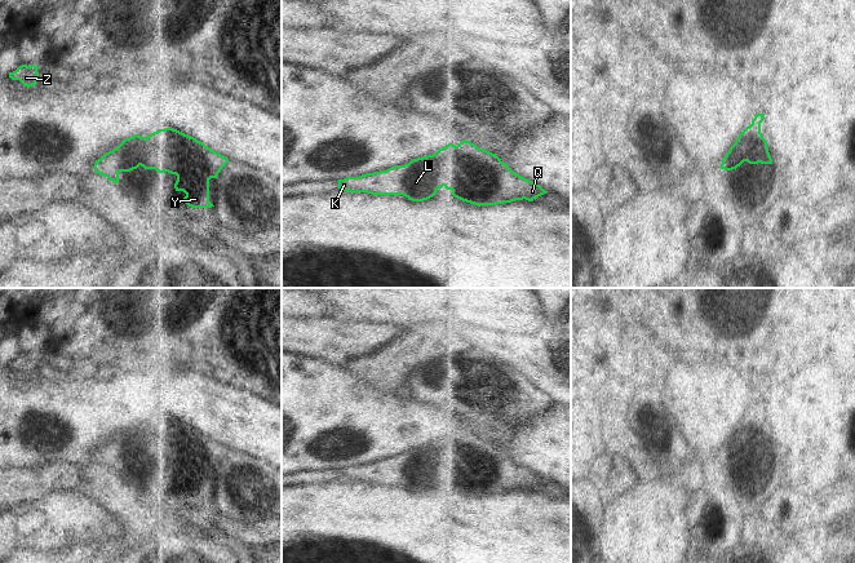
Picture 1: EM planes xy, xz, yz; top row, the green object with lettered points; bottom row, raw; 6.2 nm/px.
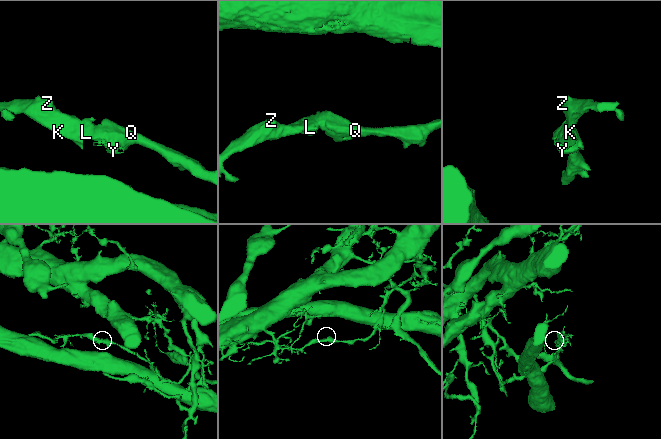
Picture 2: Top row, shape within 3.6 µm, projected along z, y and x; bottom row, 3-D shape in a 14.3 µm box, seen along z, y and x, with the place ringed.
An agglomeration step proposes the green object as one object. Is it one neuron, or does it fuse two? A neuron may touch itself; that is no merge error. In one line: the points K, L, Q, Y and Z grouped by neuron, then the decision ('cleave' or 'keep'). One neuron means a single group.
groups K L Q Y Z; keep

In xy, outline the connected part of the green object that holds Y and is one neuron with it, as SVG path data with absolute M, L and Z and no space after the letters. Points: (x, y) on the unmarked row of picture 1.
M173 417L159 418L146 427L134 424L121 430L112 440L94 452L94 461L119 473L120 461L139 455L177 465L176 480L183 480L183 489L191 497L212 497L209 469L217 467L229 448L196 427Z

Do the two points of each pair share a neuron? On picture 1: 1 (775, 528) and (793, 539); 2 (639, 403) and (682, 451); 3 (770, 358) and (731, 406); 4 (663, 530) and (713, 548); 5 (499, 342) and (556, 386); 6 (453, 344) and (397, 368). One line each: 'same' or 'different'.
1: different
2: same
3: different
4: different
5: same
6: same

